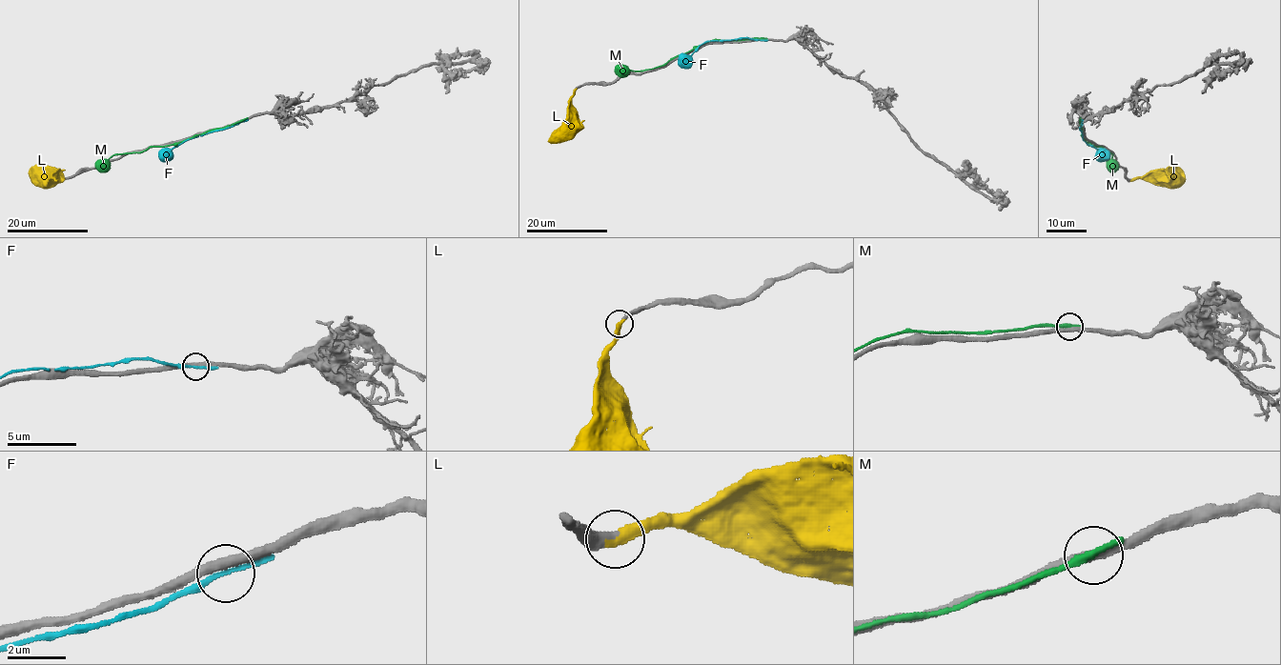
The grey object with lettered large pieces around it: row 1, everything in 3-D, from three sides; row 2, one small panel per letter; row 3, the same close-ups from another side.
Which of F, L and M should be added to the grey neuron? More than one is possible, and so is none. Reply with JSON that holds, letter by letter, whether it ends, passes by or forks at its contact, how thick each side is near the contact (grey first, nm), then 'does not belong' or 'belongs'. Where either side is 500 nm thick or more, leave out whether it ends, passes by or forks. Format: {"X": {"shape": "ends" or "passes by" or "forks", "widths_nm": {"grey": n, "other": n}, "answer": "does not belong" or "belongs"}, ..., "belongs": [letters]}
{"F": {"shape": "passes by", "widths_nm": {"grey": 320, "other": 150}, "answer": "does not belong"}, "L": {"shape": "ends", "widths_nm": {"grey": 320, "other": 440}, "answer": "belongs"}, "M": {"shape": "ends", "widths_nm": {"grey": 320, "other": 340}, "answer": "does not belong"}, "belongs": ["L"]}

